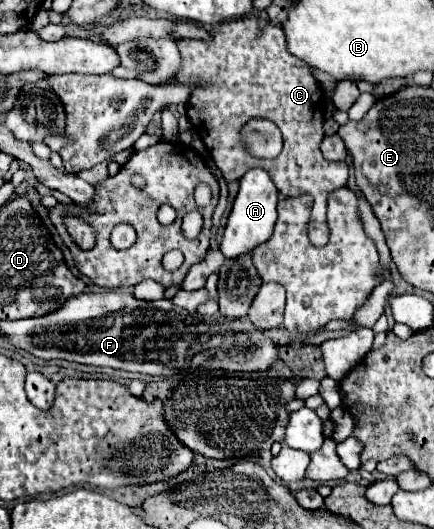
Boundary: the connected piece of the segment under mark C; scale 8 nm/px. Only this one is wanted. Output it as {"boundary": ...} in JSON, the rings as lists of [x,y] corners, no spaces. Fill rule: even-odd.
{"boundary":[[[242,17],[238,21],[224,21],[224,25],[210,29],[210,35],[212,35],[210,41],[198,41],[198,39],[178,41],[182,65],[176,71],[178,73],[176,79],[184,83],[192,81],[192,85],[196,85],[196,89],[192,89],[192,97],[188,99],[190,123],[200,133],[212,159],[216,151],[216,167],[222,171],[228,183],[242,179],[248,169],[260,167],[272,177],[274,185],[284,197],[298,197],[302,193],[310,193],[314,197],[312,219],[310,219],[310,241],[318,247],[326,245],[328,243],[326,199],[334,189],[340,189],[346,185],[348,165],[344,161],[336,161],[336,163],[326,161],[320,153],[320,141],[324,139],[322,125],[324,125],[324,109],[326,109],[324,89],[320,87],[312,69],[304,61],[288,53],[284,31],[280,25],[268,23],[260,27],[258,17]],[[255,117],[270,119],[280,129],[284,139],[284,149],[276,159],[254,159],[254,155],[250,155],[250,151],[242,143],[240,130],[247,121]]]}

